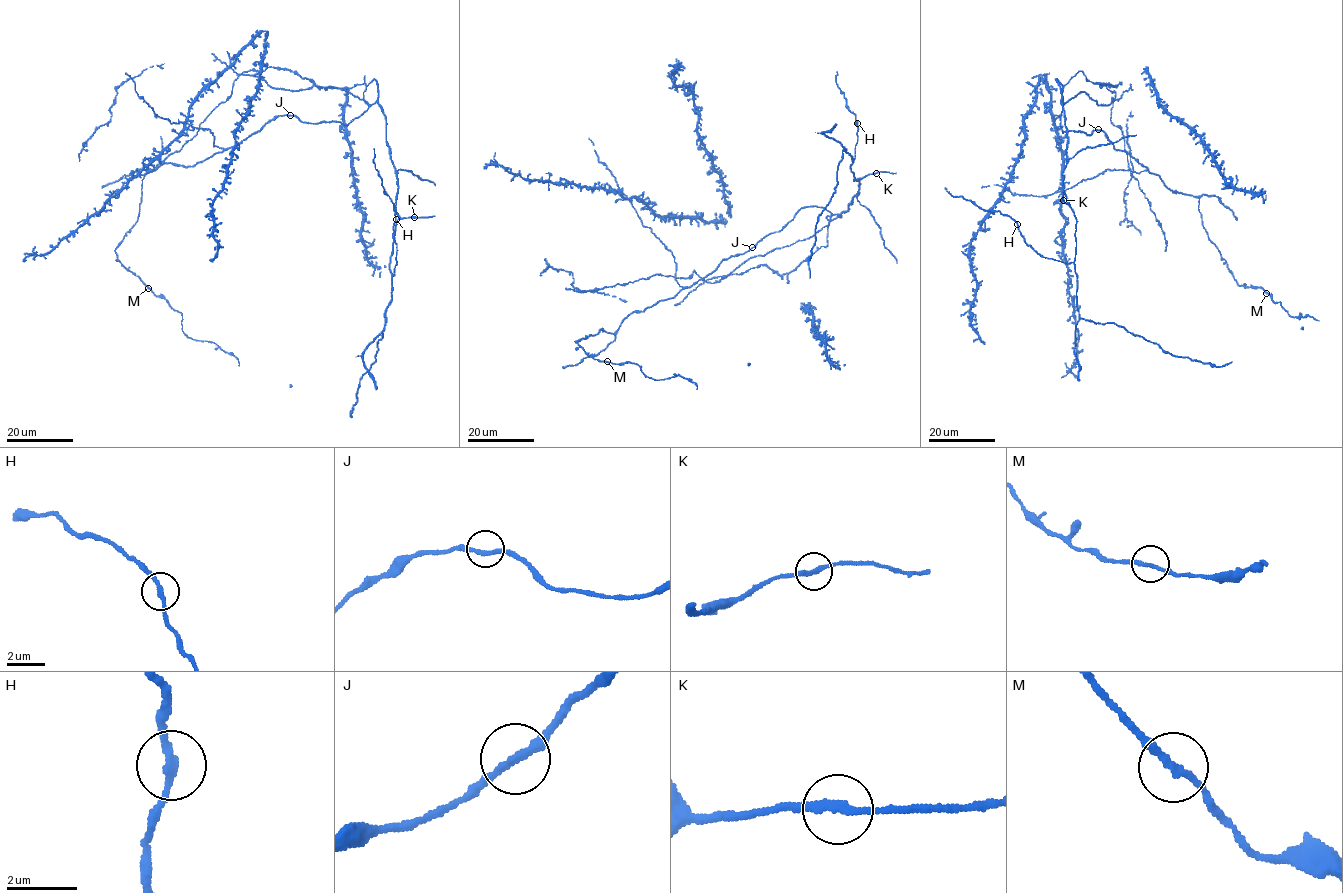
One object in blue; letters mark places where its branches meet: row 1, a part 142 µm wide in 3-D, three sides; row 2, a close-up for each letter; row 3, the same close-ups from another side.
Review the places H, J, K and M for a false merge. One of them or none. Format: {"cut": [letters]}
{"cut": []}

